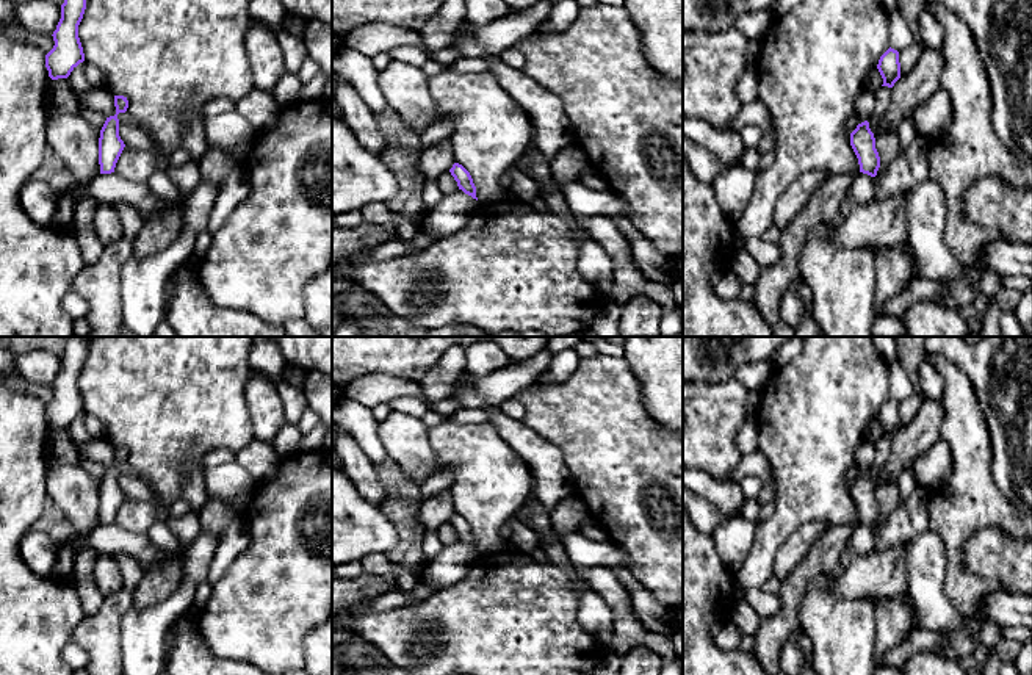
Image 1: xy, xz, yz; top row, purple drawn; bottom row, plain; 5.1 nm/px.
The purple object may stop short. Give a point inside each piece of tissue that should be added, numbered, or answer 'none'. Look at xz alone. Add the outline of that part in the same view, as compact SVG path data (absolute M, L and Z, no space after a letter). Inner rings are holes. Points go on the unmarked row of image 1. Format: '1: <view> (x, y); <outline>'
none

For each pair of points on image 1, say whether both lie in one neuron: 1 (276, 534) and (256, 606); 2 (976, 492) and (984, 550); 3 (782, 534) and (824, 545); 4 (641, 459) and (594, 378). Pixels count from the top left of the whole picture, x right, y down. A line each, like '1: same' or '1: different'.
1: same
2: different
3: different
4: same

